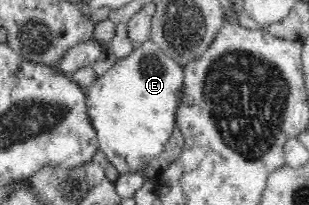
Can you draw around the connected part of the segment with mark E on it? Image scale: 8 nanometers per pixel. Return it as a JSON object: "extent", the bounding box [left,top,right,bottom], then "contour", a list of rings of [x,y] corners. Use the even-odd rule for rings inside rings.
{"extent":[85,37,185,174],"contour":[[[150,37],[133,47],[126,57],[120,57],[104,75],[97,76],[94,83],[85,89],[88,115],[99,139],[99,148],[115,165],[119,174],[143,172],[152,159],[164,151],[177,127],[176,115],[181,105],[180,91],[185,85],[184,74],[183,65],[167,55],[164,48]]]}

